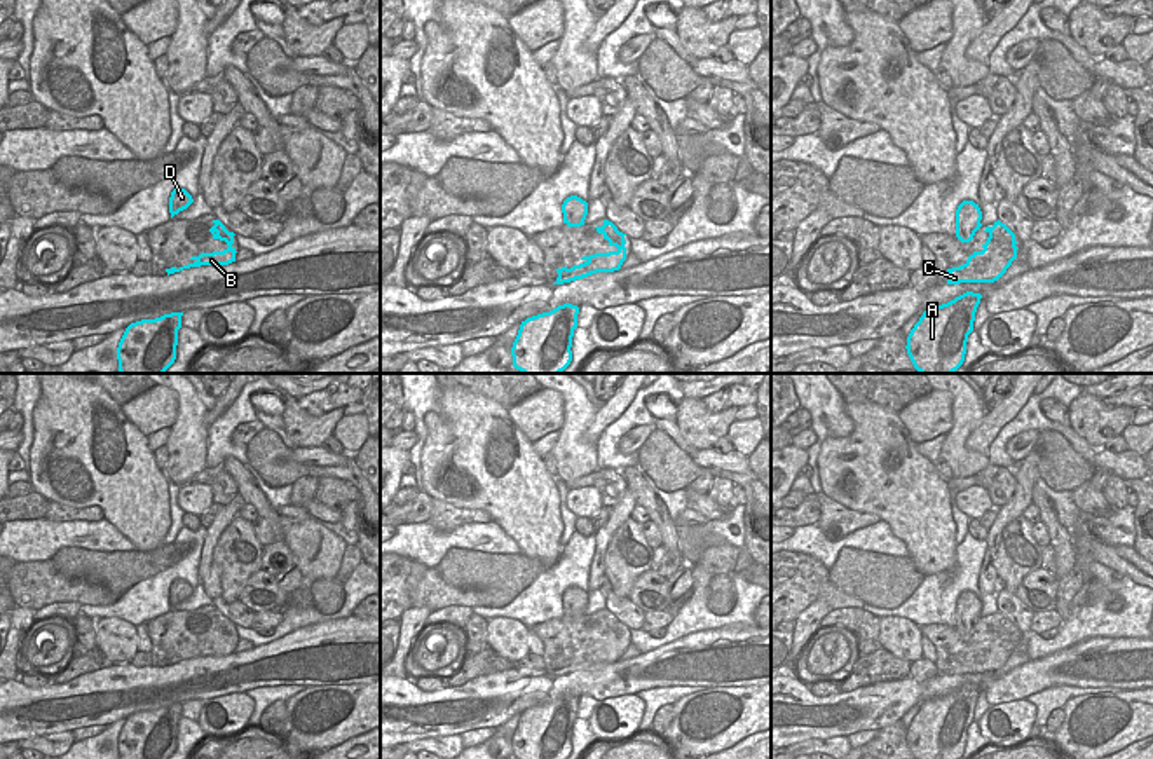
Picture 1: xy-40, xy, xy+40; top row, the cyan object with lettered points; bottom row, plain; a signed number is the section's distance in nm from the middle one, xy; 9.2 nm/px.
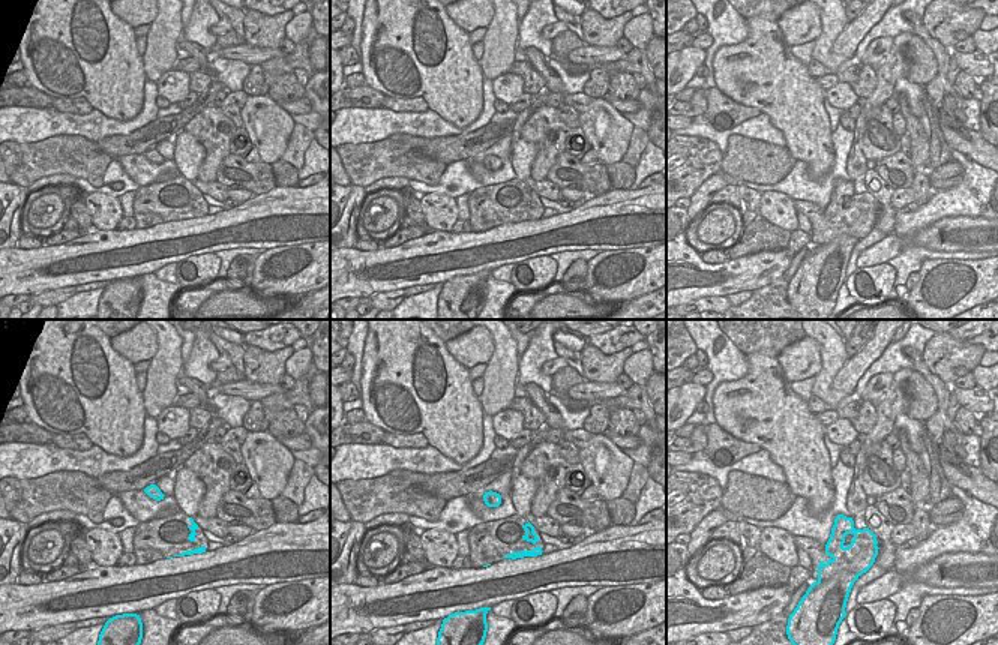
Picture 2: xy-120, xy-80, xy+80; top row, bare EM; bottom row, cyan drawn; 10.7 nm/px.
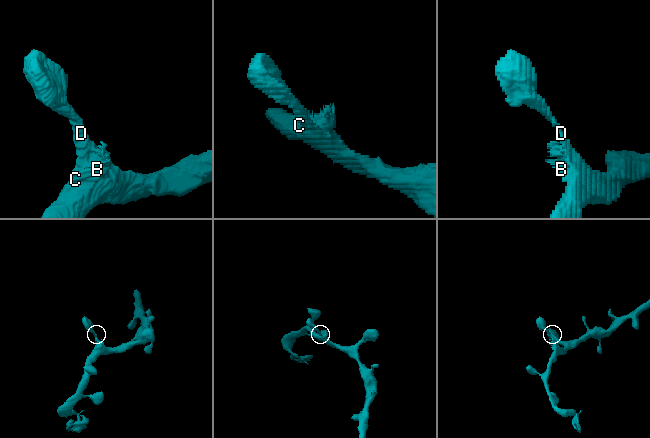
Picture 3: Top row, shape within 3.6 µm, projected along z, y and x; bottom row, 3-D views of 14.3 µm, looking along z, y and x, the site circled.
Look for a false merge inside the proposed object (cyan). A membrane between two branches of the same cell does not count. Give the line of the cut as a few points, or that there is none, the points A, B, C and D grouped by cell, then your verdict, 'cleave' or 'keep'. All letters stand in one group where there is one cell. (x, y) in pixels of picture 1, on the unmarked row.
no cut | A B C D | keep

